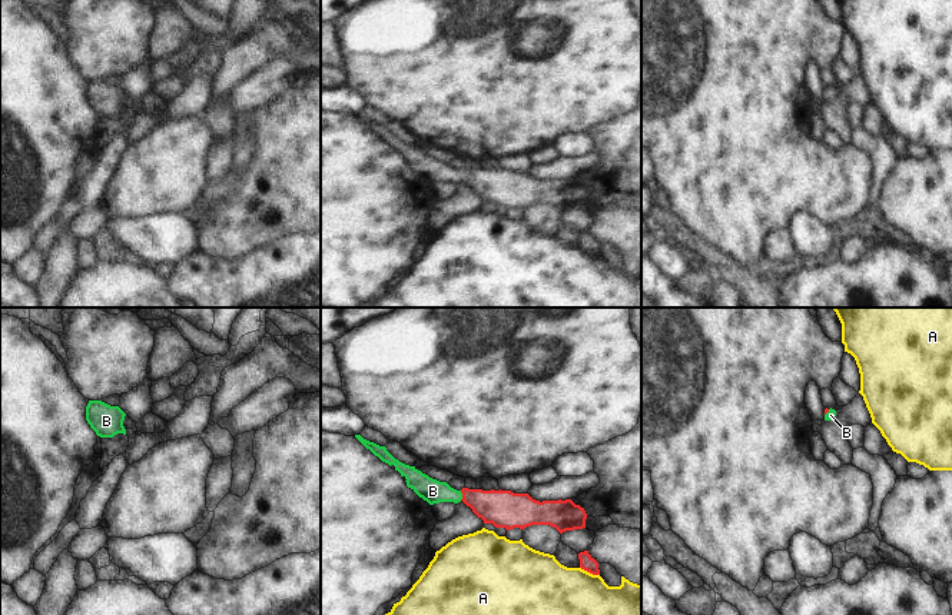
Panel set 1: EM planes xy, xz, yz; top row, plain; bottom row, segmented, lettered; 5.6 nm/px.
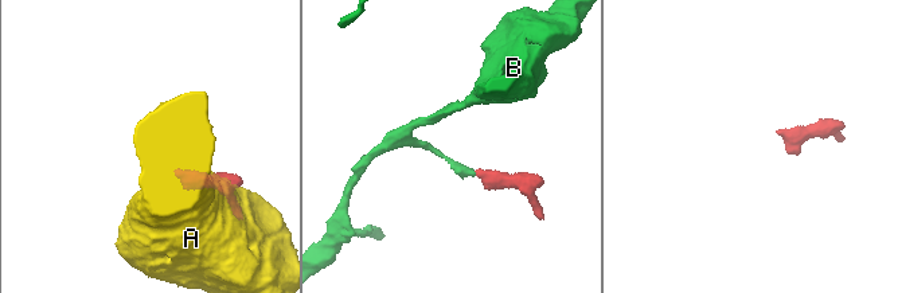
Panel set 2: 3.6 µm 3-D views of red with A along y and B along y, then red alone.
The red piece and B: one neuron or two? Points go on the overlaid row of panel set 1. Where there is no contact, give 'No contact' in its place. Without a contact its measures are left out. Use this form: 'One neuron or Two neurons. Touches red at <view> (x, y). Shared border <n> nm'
One neuron. Touches red at xz (463, 495). Shared border 60 nm

